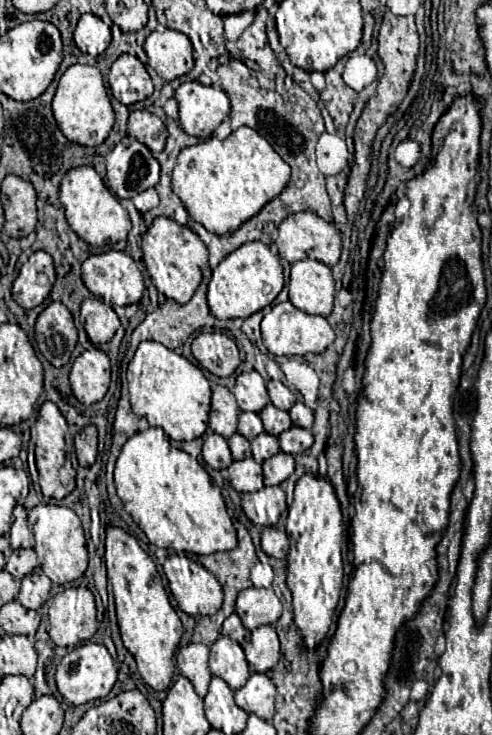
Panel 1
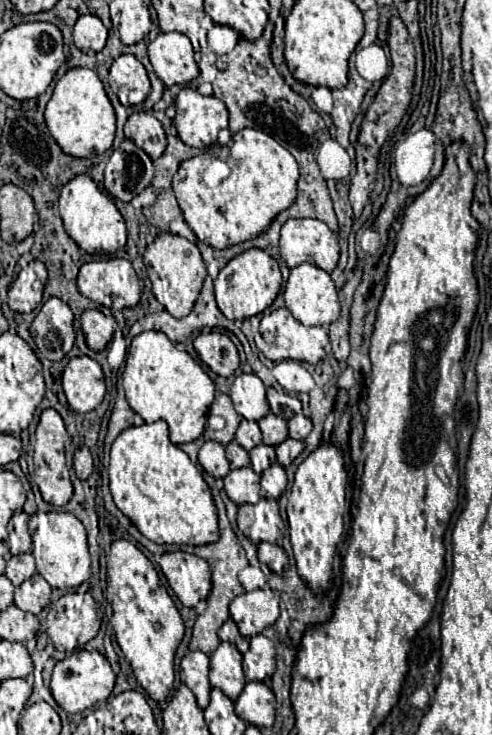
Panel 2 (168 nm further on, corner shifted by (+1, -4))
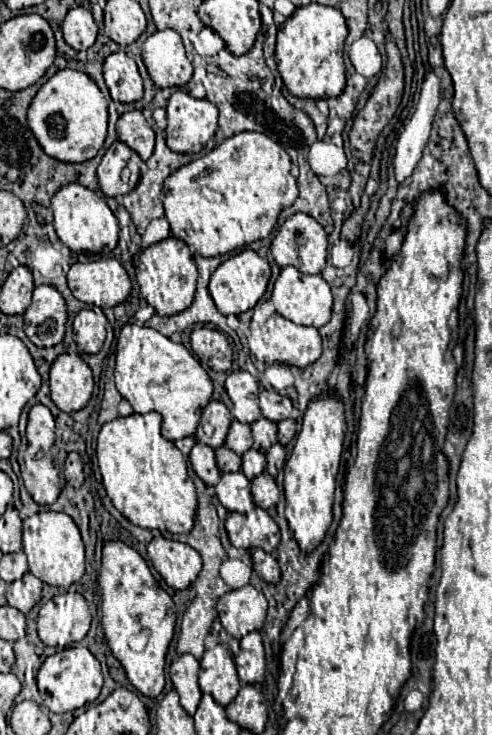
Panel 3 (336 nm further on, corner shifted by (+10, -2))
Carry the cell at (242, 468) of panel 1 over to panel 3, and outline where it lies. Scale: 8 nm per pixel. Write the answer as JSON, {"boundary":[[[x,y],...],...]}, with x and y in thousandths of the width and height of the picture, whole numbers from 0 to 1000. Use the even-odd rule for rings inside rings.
{"boundary":[[[492,642],[451,645],[439,659],[439,675],[463,697],[512,697],[520,691],[508,672],[508,653]]]}

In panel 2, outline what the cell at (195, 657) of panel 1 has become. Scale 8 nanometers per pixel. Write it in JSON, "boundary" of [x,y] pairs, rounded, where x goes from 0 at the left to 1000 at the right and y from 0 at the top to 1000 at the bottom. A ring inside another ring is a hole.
{"boundary":[[[380,887],[368,898],[368,928],[388,936],[400,950],[400,961],[417,963],[425,958],[429,931],[421,925],[425,917],[425,893],[417,887]]]}

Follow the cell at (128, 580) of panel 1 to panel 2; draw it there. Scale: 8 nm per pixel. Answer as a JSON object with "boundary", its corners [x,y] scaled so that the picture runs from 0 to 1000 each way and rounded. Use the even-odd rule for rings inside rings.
{"boundary":[[[234,735],[217,754],[217,801],[230,837],[226,849],[238,876],[278,917],[278,928],[295,936],[303,950],[331,955],[356,925],[354,895],[372,871],[372,844],[356,827],[343,805],[327,797],[323,781],[303,759],[262,735]]]}

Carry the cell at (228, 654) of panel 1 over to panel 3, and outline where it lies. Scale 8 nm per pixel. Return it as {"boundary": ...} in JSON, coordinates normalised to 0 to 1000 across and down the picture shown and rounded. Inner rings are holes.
{"boundary":[[[443,876],[431,884],[415,887],[415,895],[407,898],[402,931],[415,944],[435,947],[435,952],[443,952],[451,961],[476,952],[488,939],[488,925],[467,884]]]}

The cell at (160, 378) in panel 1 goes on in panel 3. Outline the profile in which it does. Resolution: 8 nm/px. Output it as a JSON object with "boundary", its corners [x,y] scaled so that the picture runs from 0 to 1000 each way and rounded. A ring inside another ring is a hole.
{"boundary":[[[256,441],[248,446],[236,468],[232,512],[240,533],[268,550],[272,561],[317,558],[329,563],[329,590],[350,601],[398,588],[411,558],[431,541],[431,517],[386,476],[301,444]]]}

